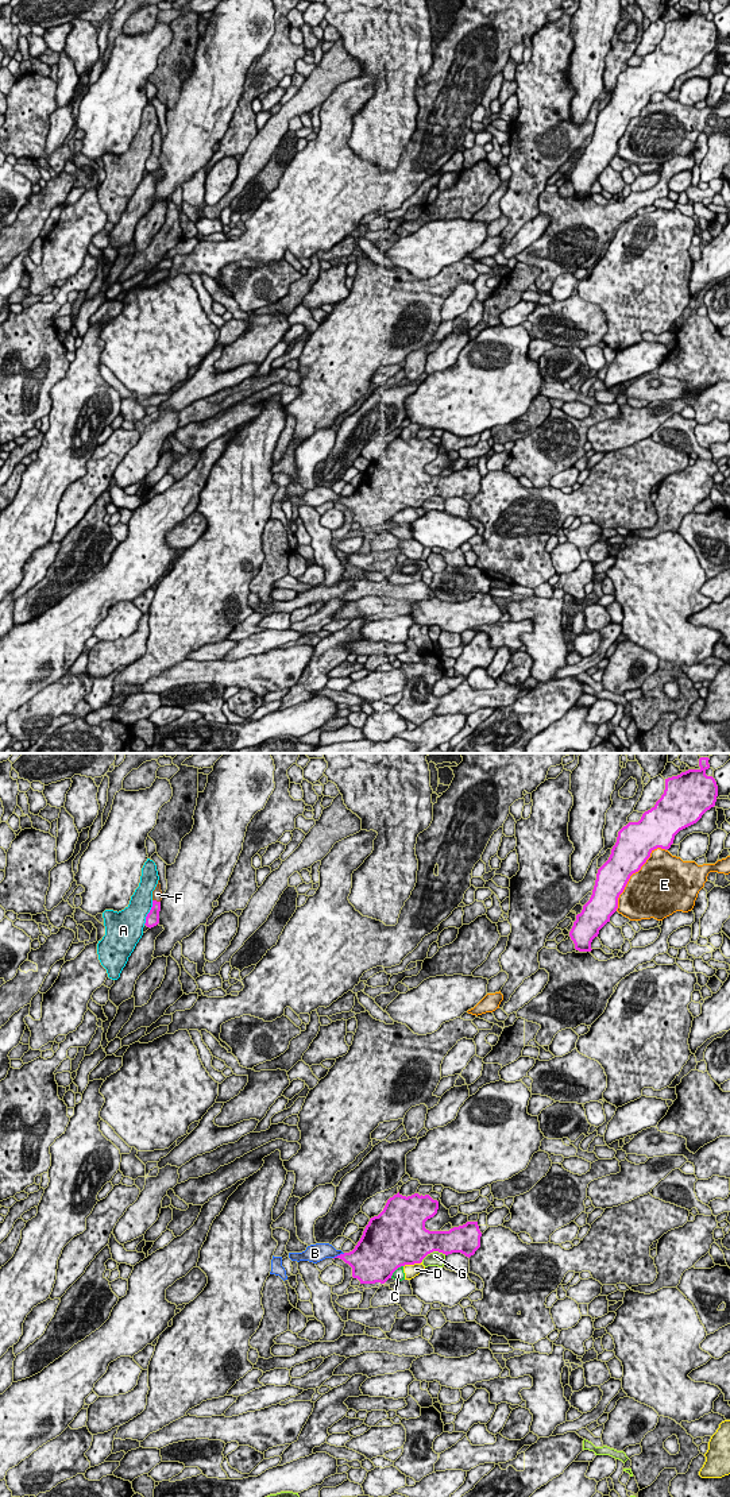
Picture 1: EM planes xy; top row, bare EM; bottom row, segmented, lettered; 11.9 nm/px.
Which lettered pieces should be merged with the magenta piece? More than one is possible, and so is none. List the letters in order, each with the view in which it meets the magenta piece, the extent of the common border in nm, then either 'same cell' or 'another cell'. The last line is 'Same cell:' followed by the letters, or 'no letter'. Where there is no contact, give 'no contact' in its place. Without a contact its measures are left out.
A: contact in xy; length 320 nm; another cell
B: contact in xy; length 160 nm; another cell
C: contact in xy; length 220 nm; another cell
D: contact in xy; length 240 nm; another cell
E: contact in xy; length 950 nm; another cell
F: contact in xy; length 100 nm; same cell
G: contact in xy; length 320 nm; another cell
Same cell: F

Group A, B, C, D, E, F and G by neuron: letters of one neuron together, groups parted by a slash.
A / B / C D / E / F / G

